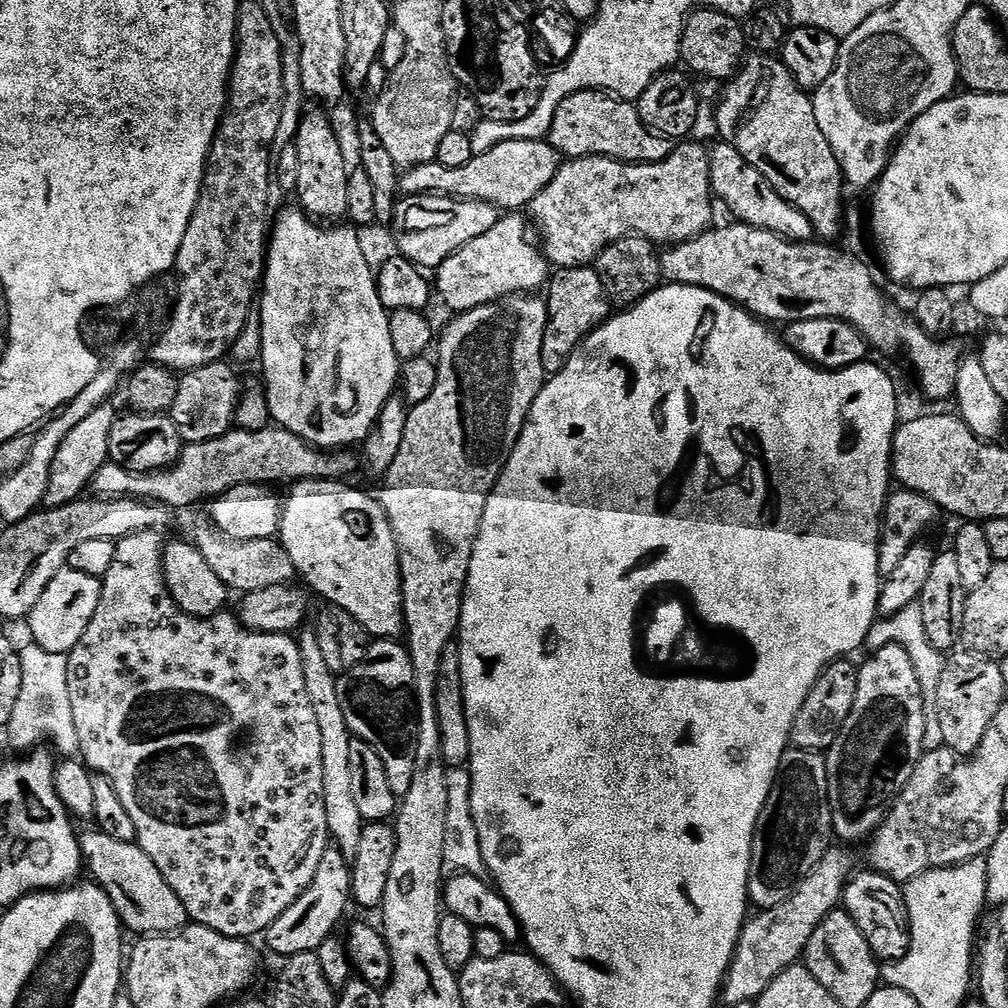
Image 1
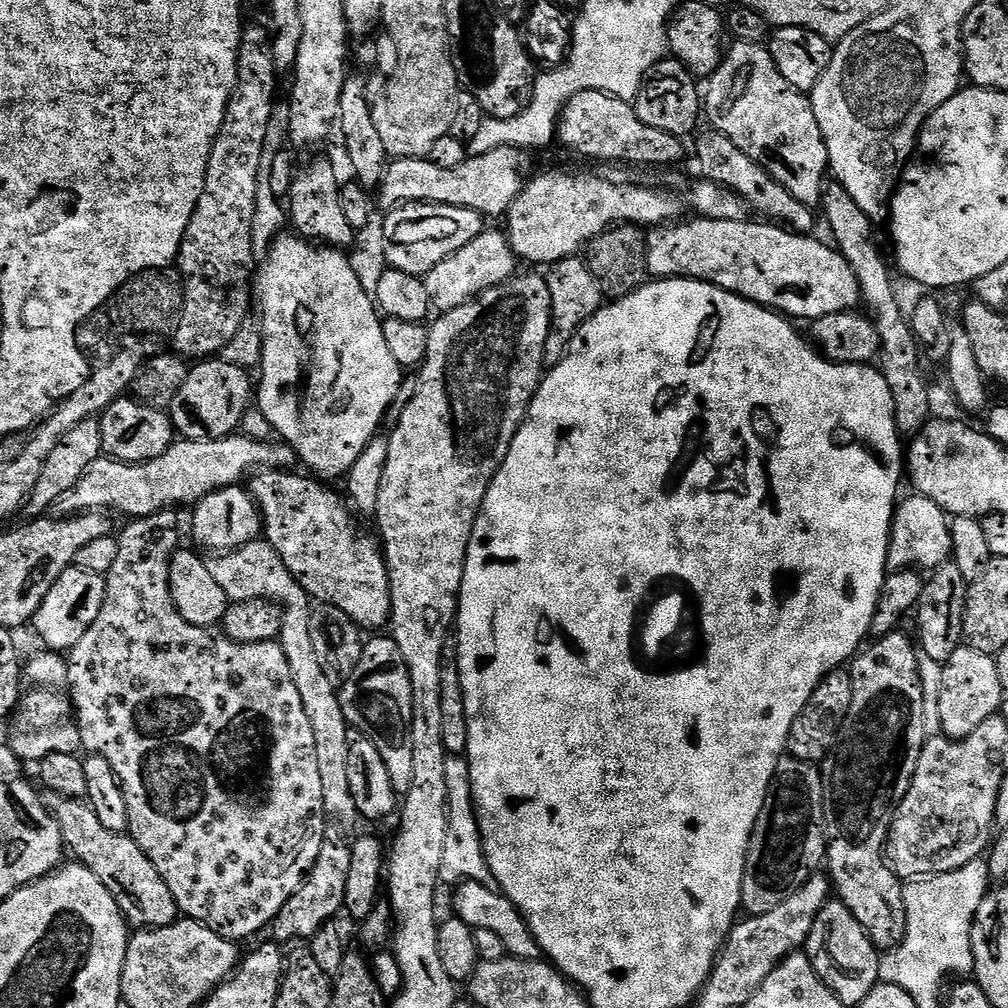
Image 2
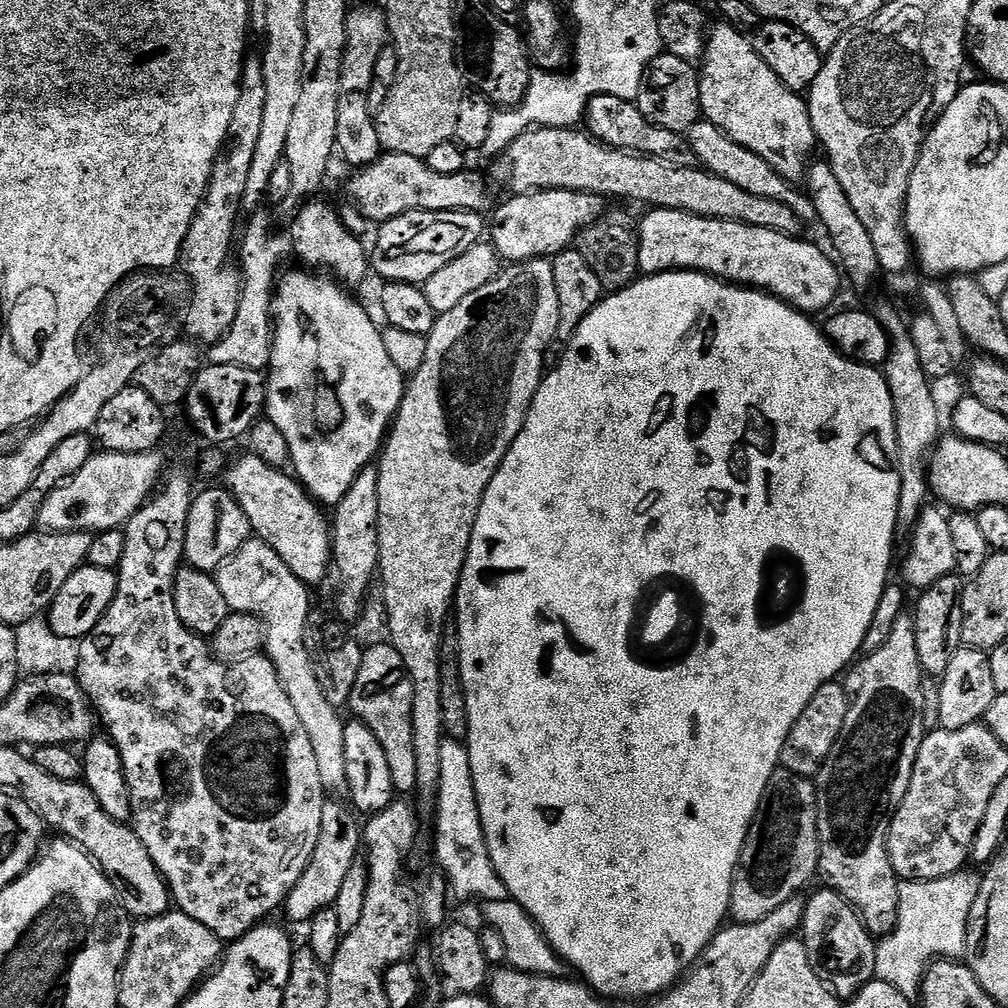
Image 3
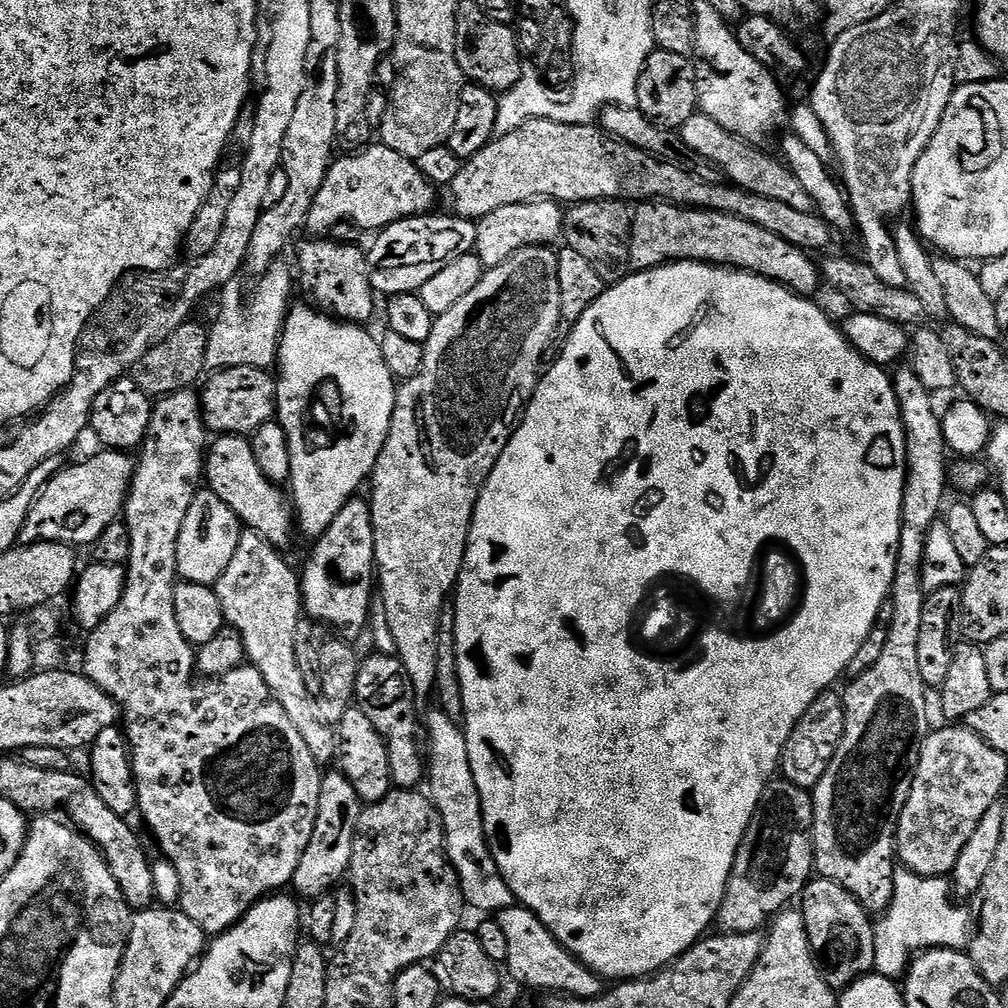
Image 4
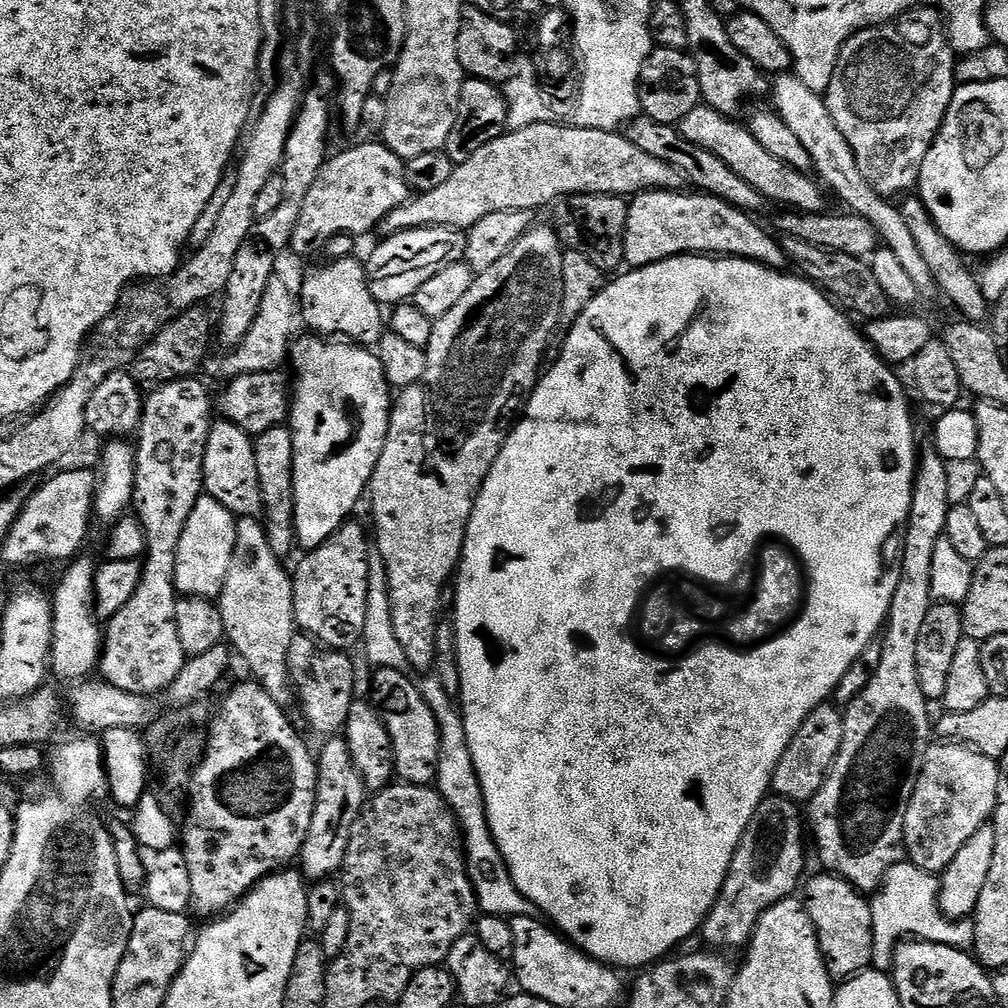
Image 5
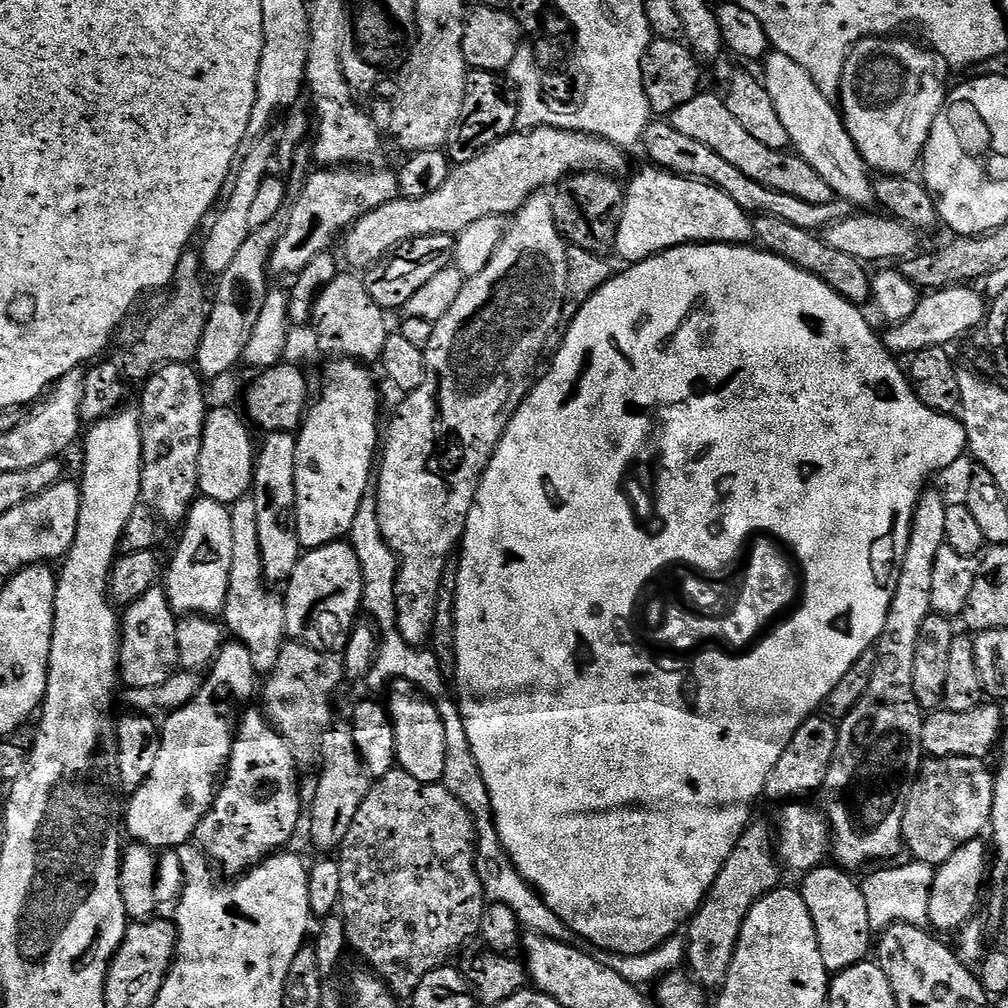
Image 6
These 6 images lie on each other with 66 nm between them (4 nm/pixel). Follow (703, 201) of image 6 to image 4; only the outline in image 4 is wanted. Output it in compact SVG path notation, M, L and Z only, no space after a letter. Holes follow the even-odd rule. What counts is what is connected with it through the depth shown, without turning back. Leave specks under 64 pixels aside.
M644 202L635 209L632 217L632 266L636 270L663 268L669 262L691 260L698 264L715 264L727 266L745 272L754 272L765 276L776 284L791 288L798 296L815 297L816 287L821 287L822 272L811 255L803 252L798 246L790 246L778 234L770 234L770 230L762 230L762 226L754 226L754 222L746 222L742 218L734 218L721 212L705 212L699 208L682 208L678 204L663 202Z

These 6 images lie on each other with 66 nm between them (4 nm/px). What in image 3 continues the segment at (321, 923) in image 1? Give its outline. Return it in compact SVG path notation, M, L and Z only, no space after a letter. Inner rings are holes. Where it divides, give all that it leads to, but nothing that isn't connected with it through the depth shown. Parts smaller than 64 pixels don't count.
M332 798L322 810L322 834L318 834L318 846L314 846L314 858L306 866L304 877L296 883L286 901L286 913L294 923L311 922L323 908L331 908L336 903L346 874L357 864L362 852L362 820L351 807L339 804L339 799Z

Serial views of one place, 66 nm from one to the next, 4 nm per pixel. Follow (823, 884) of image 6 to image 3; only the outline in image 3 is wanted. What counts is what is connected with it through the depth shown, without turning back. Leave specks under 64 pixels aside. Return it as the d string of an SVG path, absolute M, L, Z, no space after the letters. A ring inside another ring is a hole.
M831 890L816 892L807 897L802 925L802 939L808 948L808 957L827 988L840 998L851 998L876 979L877 941L860 921L856 909L838 893Z

